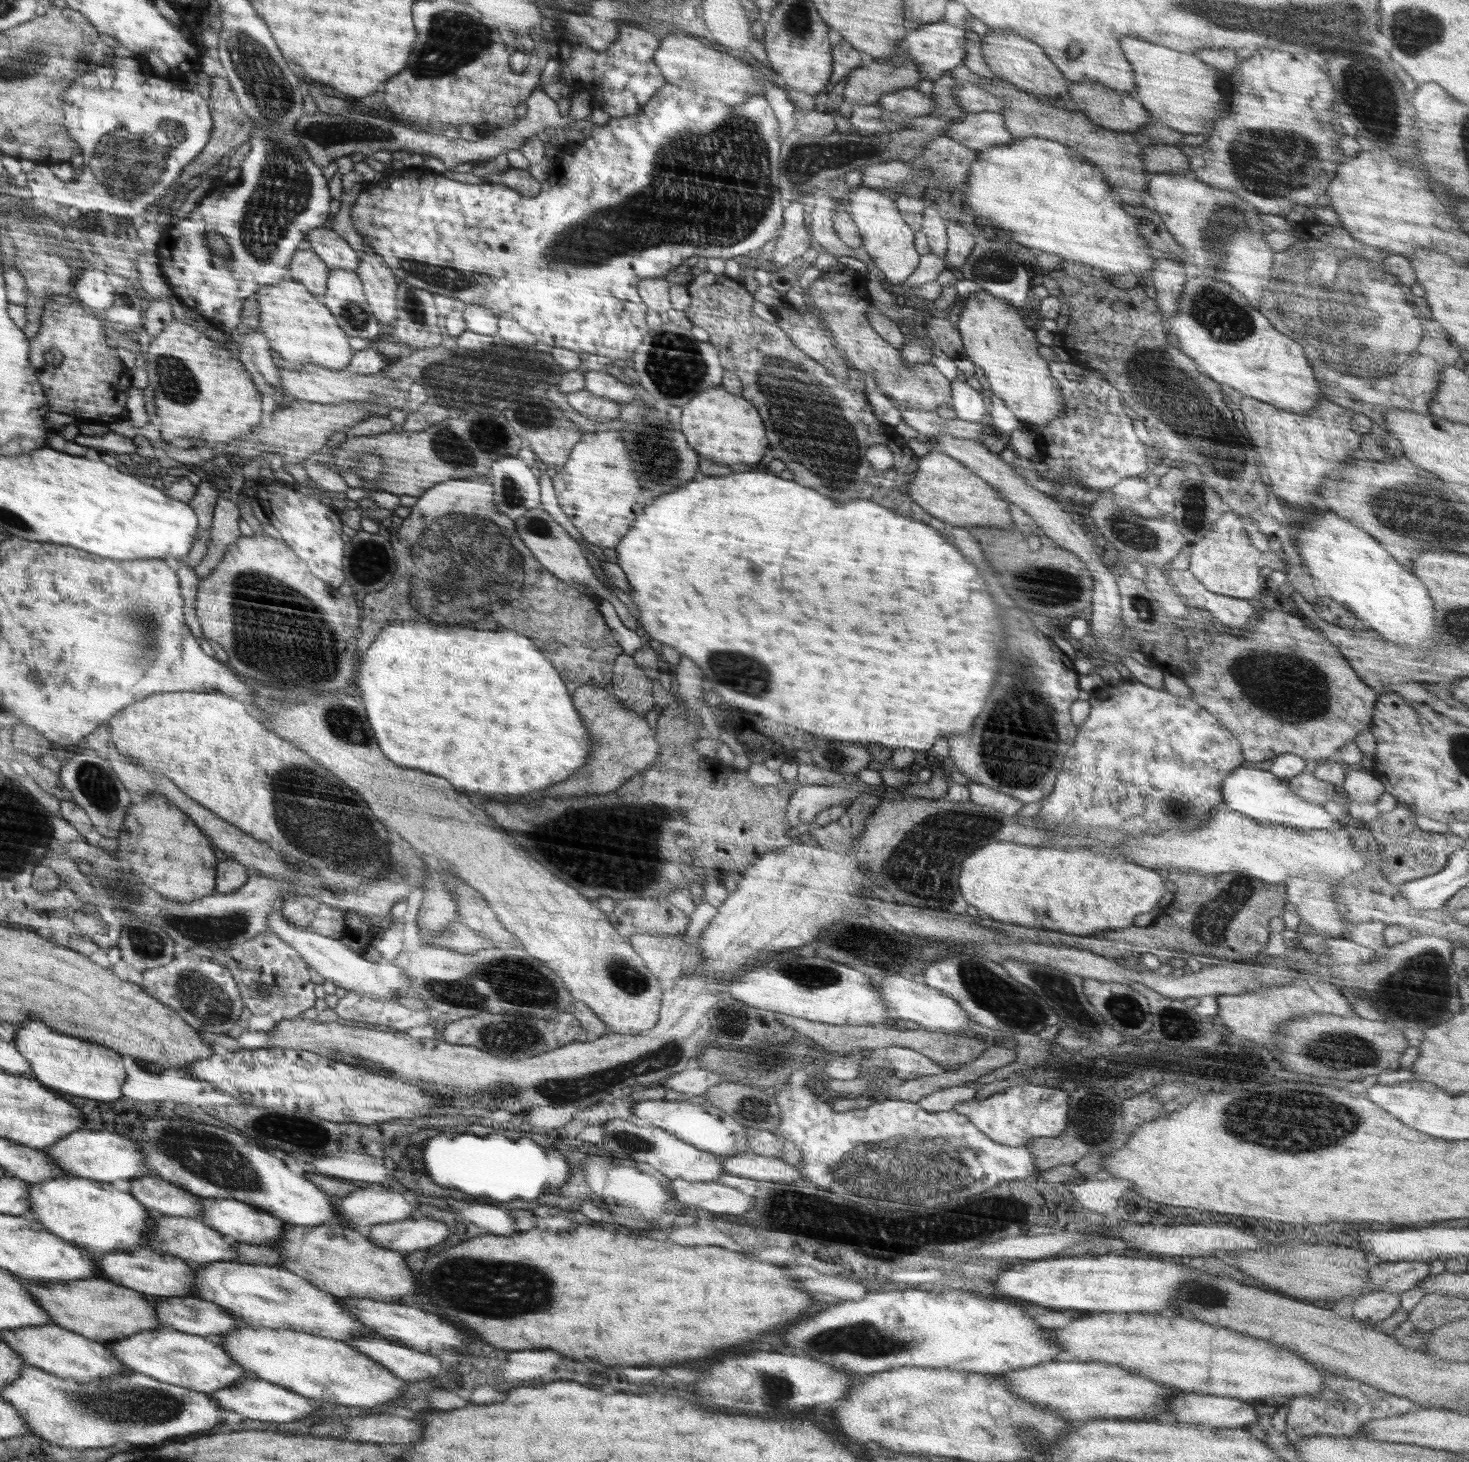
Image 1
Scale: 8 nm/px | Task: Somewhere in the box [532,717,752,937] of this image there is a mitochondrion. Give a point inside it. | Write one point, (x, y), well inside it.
(643, 868)

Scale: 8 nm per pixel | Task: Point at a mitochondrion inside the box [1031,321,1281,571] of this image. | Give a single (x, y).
(1147, 375)

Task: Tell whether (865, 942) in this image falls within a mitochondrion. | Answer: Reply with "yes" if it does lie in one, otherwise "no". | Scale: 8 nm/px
yes

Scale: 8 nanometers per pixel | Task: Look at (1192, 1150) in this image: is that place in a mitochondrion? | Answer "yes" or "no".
no

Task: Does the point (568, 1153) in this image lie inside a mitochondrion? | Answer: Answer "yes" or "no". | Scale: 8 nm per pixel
no

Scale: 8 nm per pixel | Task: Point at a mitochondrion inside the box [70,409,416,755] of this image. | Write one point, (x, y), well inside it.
(276, 632)

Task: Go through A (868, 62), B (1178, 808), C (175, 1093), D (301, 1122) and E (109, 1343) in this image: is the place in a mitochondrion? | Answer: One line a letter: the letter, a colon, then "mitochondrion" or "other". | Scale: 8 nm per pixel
A: other
B: mitochondrion
C: other
D: mitochondrion
E: other

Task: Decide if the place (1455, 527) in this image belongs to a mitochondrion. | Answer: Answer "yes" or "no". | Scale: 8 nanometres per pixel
yes

